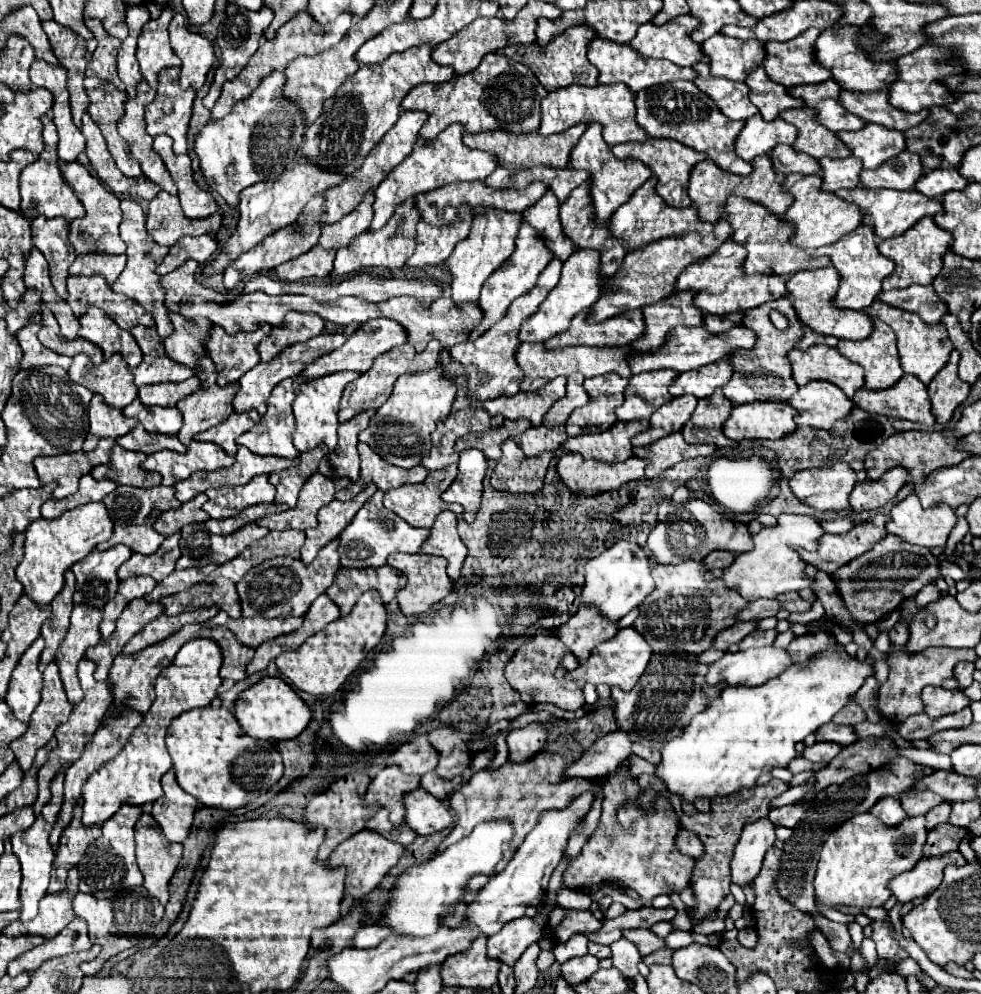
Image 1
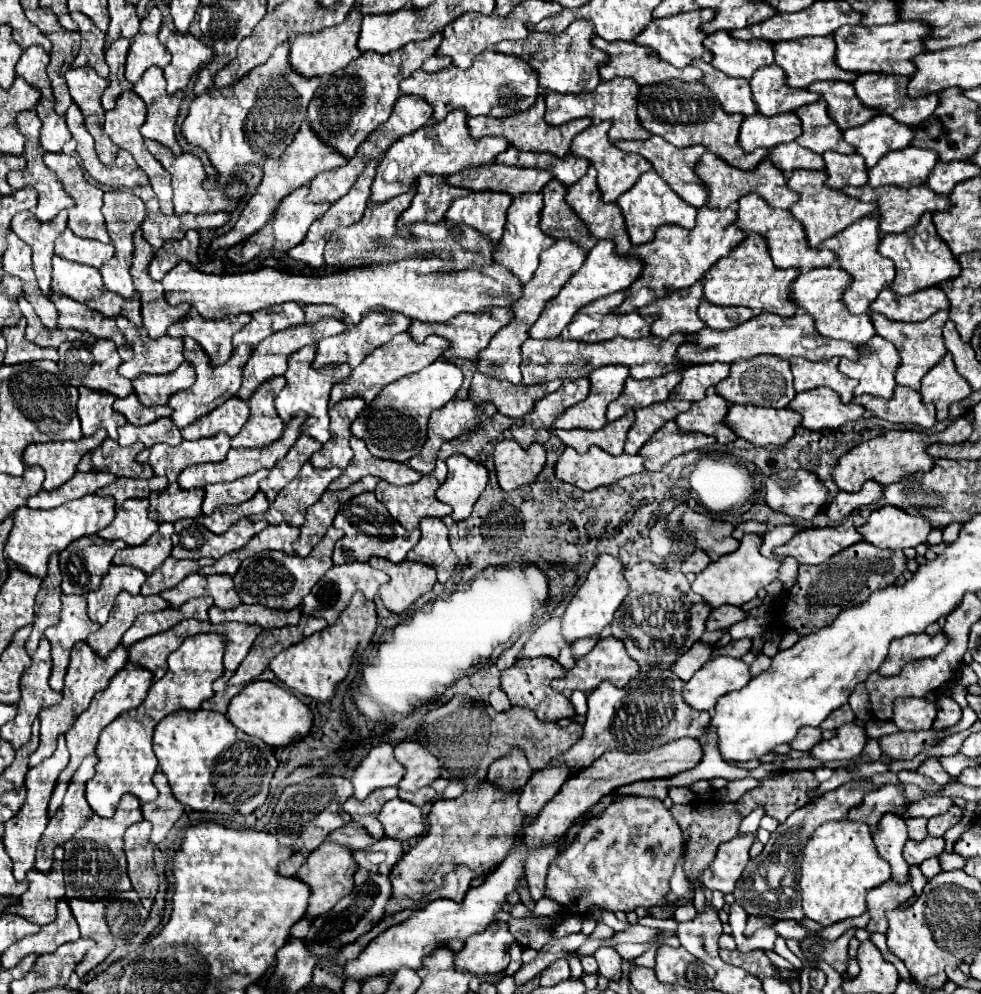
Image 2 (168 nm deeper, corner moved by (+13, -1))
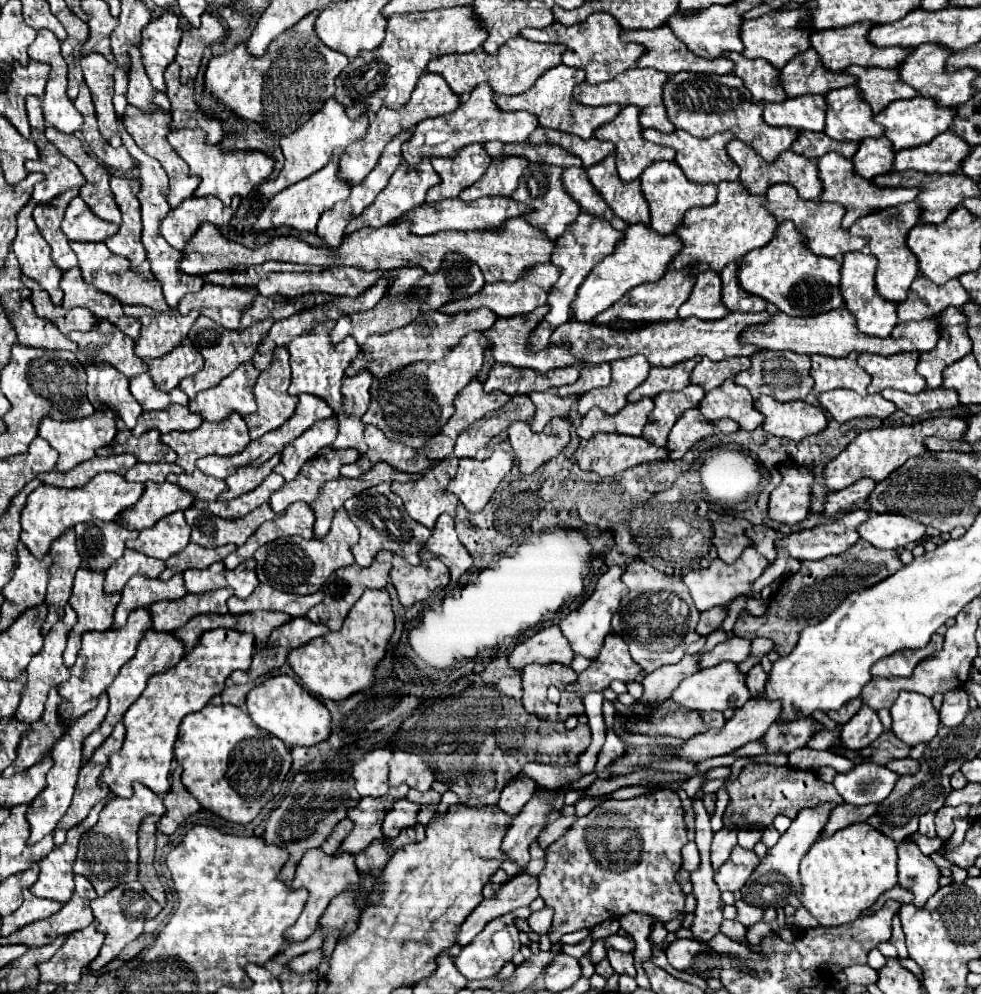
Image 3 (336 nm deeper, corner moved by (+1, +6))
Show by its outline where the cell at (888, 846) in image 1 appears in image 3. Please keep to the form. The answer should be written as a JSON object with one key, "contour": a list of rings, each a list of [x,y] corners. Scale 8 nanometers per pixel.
{"contour":[[[856,823],[848,825],[844,829],[838,829],[834,835],[818,839],[810,851],[804,855],[800,863],[800,881],[804,887],[802,903],[804,907],[820,921],[824,927],[836,927],[844,923],[852,923],[858,919],[858,915],[874,905],[874,901],[888,889],[892,889],[898,883],[896,873],[896,841],[890,837],[884,837],[884,833],[876,833],[868,823]]]}

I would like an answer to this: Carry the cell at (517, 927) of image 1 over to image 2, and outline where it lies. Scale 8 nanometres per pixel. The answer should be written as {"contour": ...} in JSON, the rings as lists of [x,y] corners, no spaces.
{"contour":[[[492,922],[480,936],[470,936],[466,940],[466,946],[454,958],[454,966],[474,976],[502,972],[510,964],[508,948],[512,940],[506,924],[496,926],[496,922]]]}

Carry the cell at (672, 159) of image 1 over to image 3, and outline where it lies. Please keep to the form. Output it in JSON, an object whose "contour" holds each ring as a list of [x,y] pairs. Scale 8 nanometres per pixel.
{"contour":[[[644,129],[642,137],[646,141],[676,149],[676,163],[680,165],[680,169],[684,171],[684,175],[692,183],[698,183],[698,185],[714,183],[714,185],[718,185],[720,181],[736,181],[738,179],[740,169],[736,169],[736,165],[732,165],[732,159],[728,159],[728,155],[724,151],[724,145],[734,139],[732,133],[716,133],[716,135],[708,137],[708,139],[696,139],[686,131],[672,131],[672,133],[666,135],[666,133],[658,133],[656,129]]]}

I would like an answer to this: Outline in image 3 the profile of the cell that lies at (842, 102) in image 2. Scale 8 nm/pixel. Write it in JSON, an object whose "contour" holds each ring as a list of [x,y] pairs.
{"contour":[[[848,67],[844,73],[854,75],[858,79],[858,89],[862,91],[862,99],[872,107],[872,113],[880,113],[896,99],[912,99],[916,91],[904,85],[898,77],[896,69],[862,69],[862,67]]]}

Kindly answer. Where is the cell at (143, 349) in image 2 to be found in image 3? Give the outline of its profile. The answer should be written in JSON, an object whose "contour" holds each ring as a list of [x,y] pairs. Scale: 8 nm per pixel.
{"contour":[[[124,305],[124,313],[130,317],[138,317],[142,323],[140,341],[134,347],[134,353],[140,359],[160,359],[168,355],[172,349],[176,349],[176,345],[182,345],[190,327],[198,319],[196,311],[182,317],[172,309],[168,309],[166,313],[156,313],[148,307],[136,305]]]}

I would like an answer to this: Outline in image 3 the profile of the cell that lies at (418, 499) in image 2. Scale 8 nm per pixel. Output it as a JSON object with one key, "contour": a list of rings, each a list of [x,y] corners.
{"contour":[[[456,457],[444,459],[444,461],[434,463],[434,465],[422,475],[422,479],[418,479],[418,481],[410,481],[410,483],[398,483],[398,481],[396,481],[396,483],[392,483],[392,491],[402,497],[404,509],[408,511],[408,515],[410,515],[412,519],[416,519],[418,523],[422,523],[422,525],[426,525],[428,529],[432,529],[434,523],[436,523],[436,519],[438,519],[442,513],[448,513],[448,515],[452,515],[452,517],[456,515],[458,499],[456,499],[452,493],[448,493],[448,483],[450,483],[450,479],[456,475],[456,471],[458,471],[458,459],[456,459]]]}

